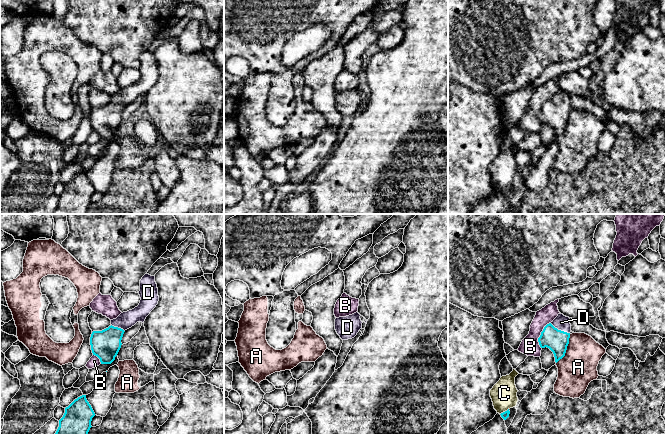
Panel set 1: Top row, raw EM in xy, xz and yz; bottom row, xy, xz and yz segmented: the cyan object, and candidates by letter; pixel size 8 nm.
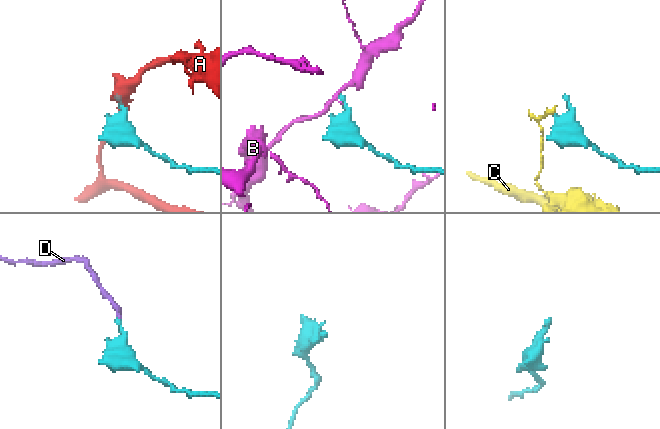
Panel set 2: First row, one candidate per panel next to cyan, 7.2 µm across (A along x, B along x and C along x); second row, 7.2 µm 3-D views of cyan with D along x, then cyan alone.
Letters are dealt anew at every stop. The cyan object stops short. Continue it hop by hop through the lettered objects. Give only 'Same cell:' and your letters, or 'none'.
Same cell: D

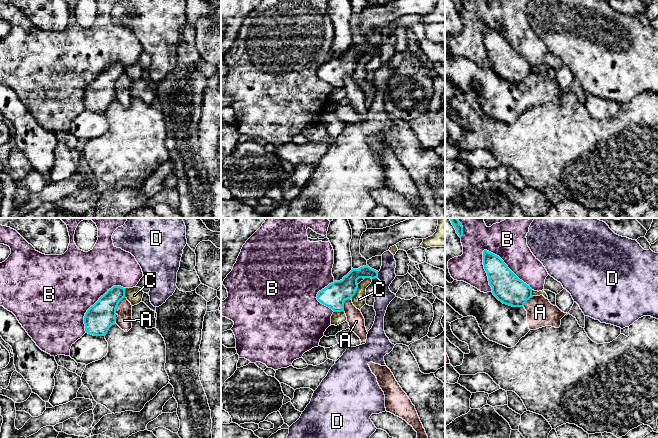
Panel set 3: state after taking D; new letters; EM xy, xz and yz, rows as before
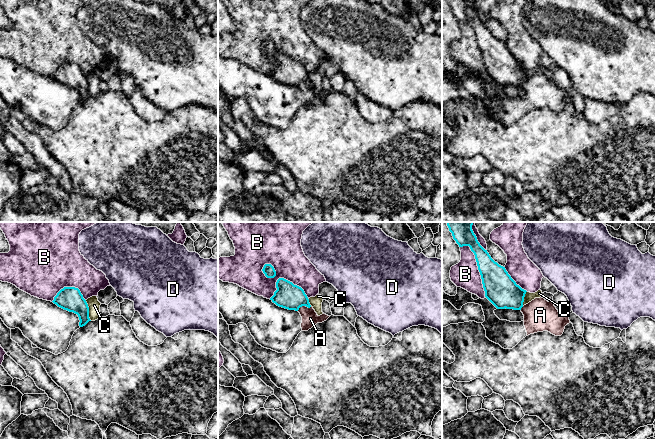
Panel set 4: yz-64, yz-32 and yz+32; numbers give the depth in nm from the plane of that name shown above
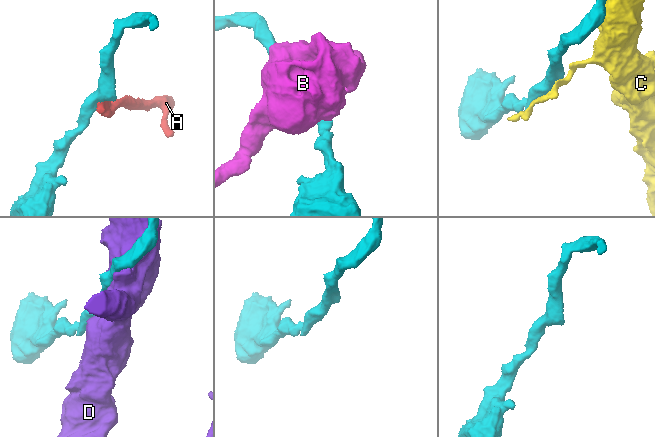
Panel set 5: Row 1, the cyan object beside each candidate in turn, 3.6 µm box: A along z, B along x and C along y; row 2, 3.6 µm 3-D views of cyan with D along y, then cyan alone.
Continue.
Same cell: none

